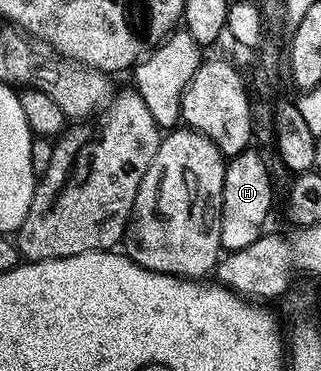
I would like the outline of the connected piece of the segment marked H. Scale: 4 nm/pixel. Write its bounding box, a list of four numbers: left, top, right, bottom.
[220,147,274,252]

